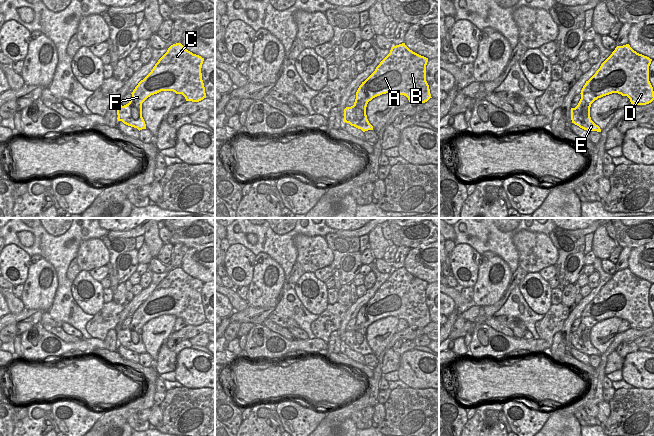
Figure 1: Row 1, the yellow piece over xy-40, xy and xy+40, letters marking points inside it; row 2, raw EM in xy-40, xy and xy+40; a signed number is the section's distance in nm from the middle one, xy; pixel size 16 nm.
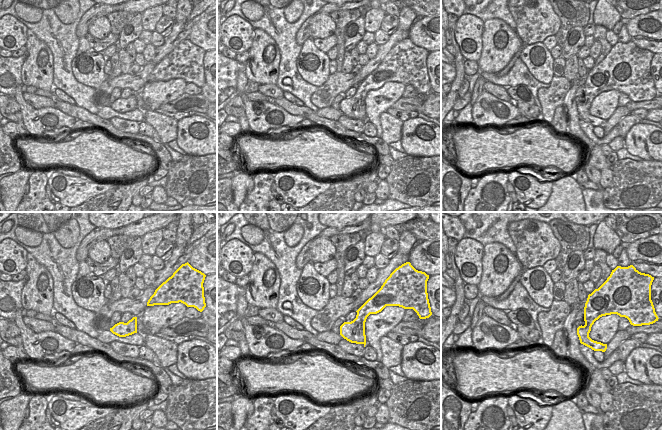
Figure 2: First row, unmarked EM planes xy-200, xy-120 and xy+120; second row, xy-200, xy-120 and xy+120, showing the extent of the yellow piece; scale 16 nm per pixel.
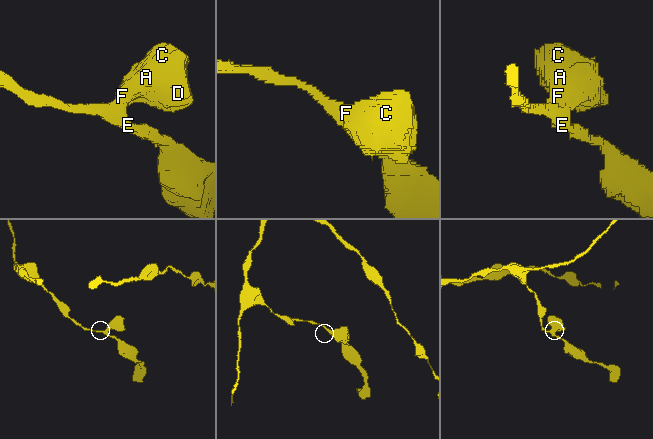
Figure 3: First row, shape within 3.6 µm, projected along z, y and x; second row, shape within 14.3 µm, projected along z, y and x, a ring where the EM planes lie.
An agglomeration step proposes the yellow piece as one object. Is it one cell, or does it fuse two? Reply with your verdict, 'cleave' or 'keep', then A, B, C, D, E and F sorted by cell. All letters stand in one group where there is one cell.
keep; A B C D E F

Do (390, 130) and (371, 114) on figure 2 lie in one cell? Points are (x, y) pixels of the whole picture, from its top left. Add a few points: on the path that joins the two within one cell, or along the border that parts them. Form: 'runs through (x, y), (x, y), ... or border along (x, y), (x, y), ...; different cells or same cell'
border along (385, 111), (380, 114), (380, 137); different cells

